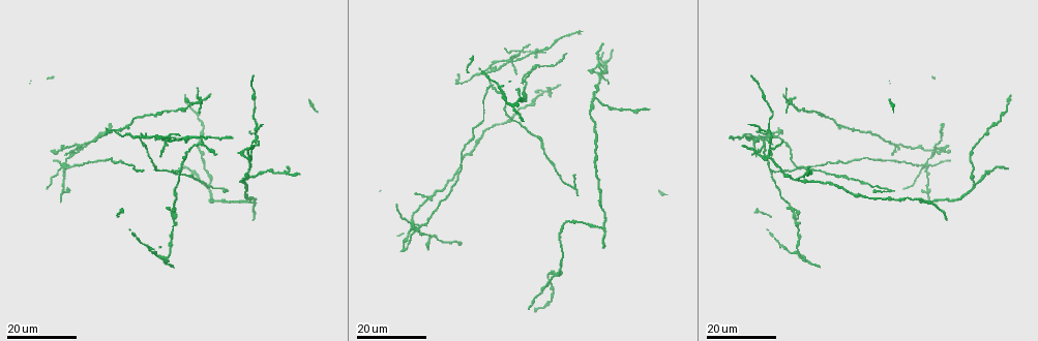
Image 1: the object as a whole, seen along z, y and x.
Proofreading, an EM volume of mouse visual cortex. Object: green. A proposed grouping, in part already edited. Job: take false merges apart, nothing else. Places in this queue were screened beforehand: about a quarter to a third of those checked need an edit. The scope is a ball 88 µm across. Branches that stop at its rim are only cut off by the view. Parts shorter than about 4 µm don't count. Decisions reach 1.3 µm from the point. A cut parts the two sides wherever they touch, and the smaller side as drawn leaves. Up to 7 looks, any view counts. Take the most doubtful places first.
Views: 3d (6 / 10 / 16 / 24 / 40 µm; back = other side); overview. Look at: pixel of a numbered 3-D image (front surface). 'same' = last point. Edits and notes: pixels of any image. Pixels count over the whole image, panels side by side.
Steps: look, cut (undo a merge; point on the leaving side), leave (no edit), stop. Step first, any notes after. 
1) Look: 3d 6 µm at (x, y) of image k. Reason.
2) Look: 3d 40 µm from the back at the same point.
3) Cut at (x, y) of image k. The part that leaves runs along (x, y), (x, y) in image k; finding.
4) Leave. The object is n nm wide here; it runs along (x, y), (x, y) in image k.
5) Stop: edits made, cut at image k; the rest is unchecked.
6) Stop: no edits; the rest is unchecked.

Look: 3d 24 µm at (242, 152) of image 1. Four arms meet.

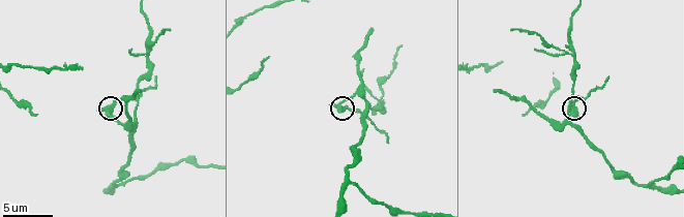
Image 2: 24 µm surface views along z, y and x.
Look: 3d 6 µm at (575, 107) of image 2.

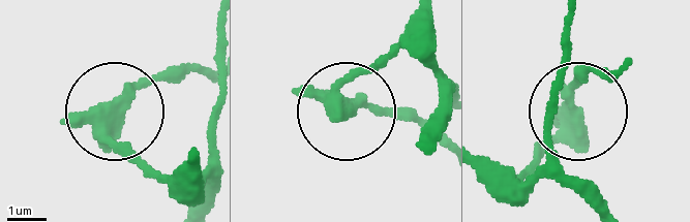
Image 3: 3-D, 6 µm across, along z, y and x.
Look: 3d 6 µm from the back at (569, 110) of image 3. Other side.

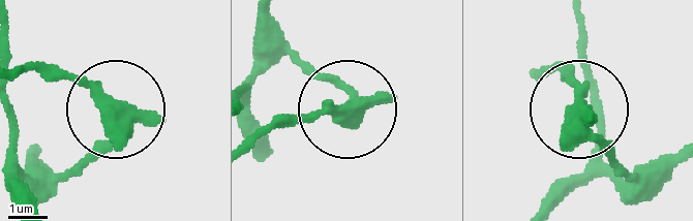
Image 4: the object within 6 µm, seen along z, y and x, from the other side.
Cut at (71, 76) of image 4. 4 arms meet here; the part that leaves runs along (120, 109), (73, 81), (24, 73) in image 4; two cells meet here.

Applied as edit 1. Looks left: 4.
Look: 3d 24 µm at (78, 147) of image 1. Side arm on a straight run.

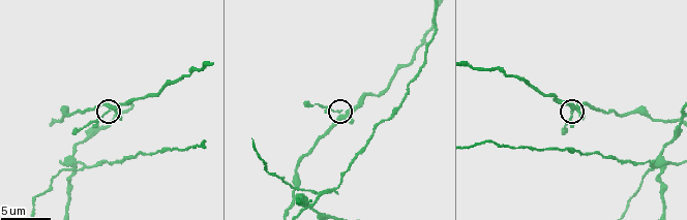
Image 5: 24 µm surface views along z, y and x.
Look: 3d 6 µm at (573, 112) of image 5.

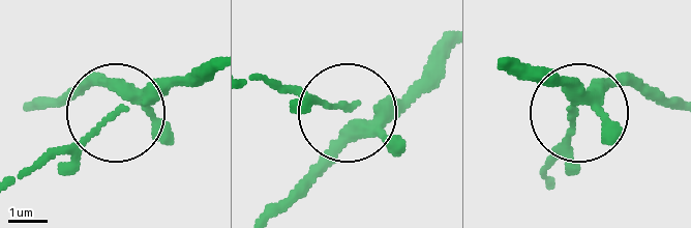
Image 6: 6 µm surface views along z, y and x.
Leave. 3 arms meet here; one cell here.

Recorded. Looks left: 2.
Look: 3d 16 µm at (171, 219) of image 1.

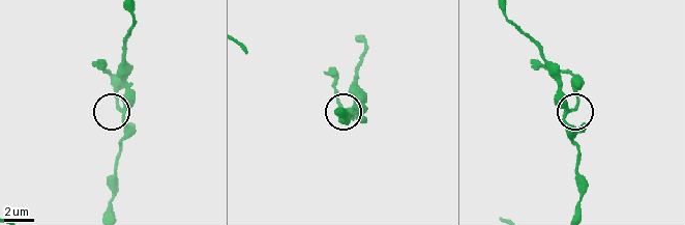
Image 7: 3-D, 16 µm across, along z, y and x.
Look: 3d 6 µm at (122, 109) of image 7.

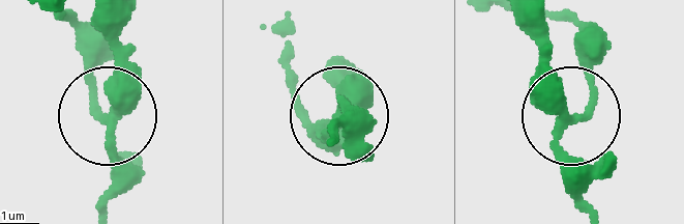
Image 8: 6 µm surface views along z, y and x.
Leave. The object is 230 nm wide here; all the same cell.

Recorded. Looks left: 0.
Stop: edits made, cut at image 4; the rest is unchecked.

